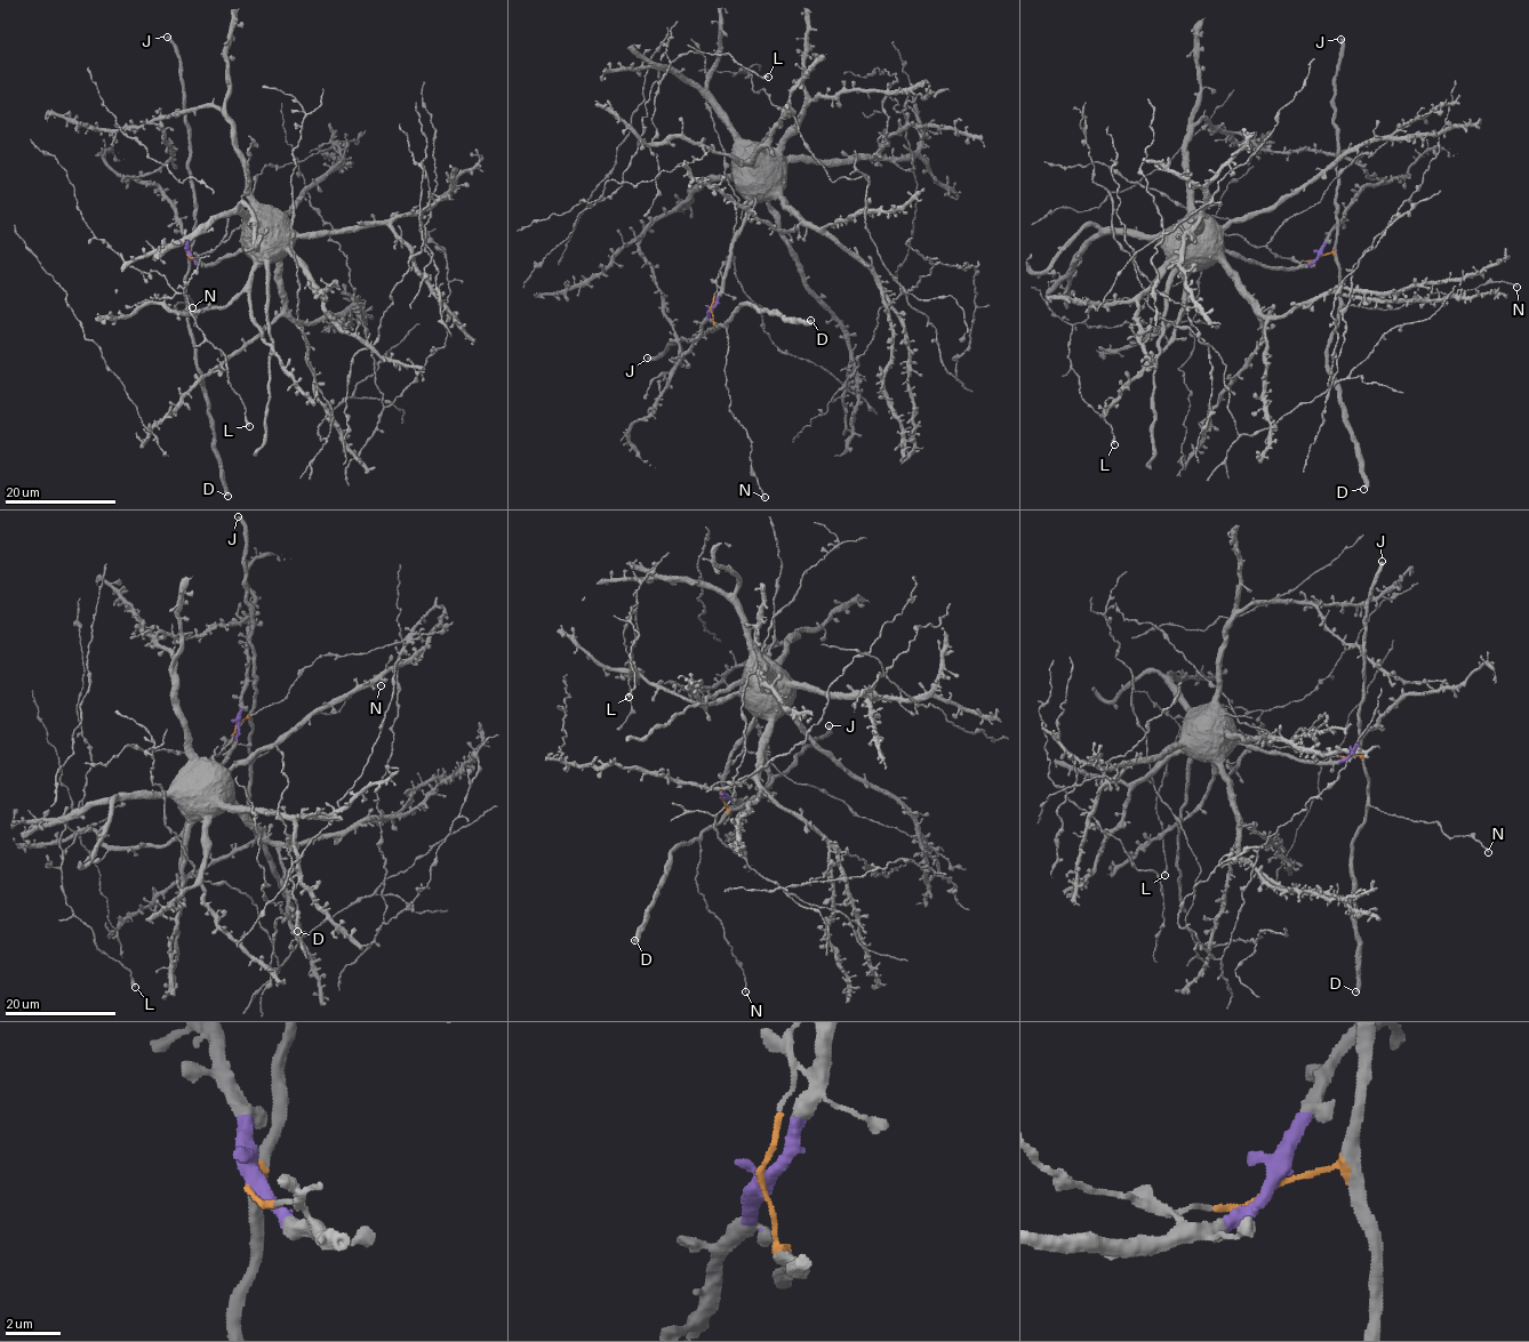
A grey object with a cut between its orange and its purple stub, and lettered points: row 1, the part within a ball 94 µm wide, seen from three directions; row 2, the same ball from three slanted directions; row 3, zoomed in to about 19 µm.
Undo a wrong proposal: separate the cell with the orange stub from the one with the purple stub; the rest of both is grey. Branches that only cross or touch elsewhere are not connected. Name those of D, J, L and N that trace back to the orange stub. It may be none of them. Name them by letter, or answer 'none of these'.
D, J, N

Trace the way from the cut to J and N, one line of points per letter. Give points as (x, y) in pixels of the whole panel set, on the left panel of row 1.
J: (189, 254), (194, 225), (189, 126), (177, 49), (167, 35)
N: (189, 254), (187, 305), (174, 314), (176, 310), (174, 306), (181, 303), (189, 310), (189, 298), (193, 307)

